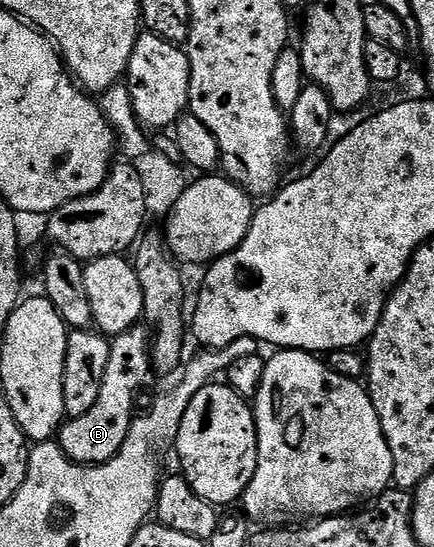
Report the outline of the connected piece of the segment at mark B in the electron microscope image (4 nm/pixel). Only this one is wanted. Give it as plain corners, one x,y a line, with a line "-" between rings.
138,324
110,341
105,383
99,392
99,400
95,400
95,408
78,418
69,418
62,425
59,445
66,457
72,462
96,464
111,460
119,453
135,417
133,401
137,398
137,389
144,384
148,374
151,374
149,335
144,325

